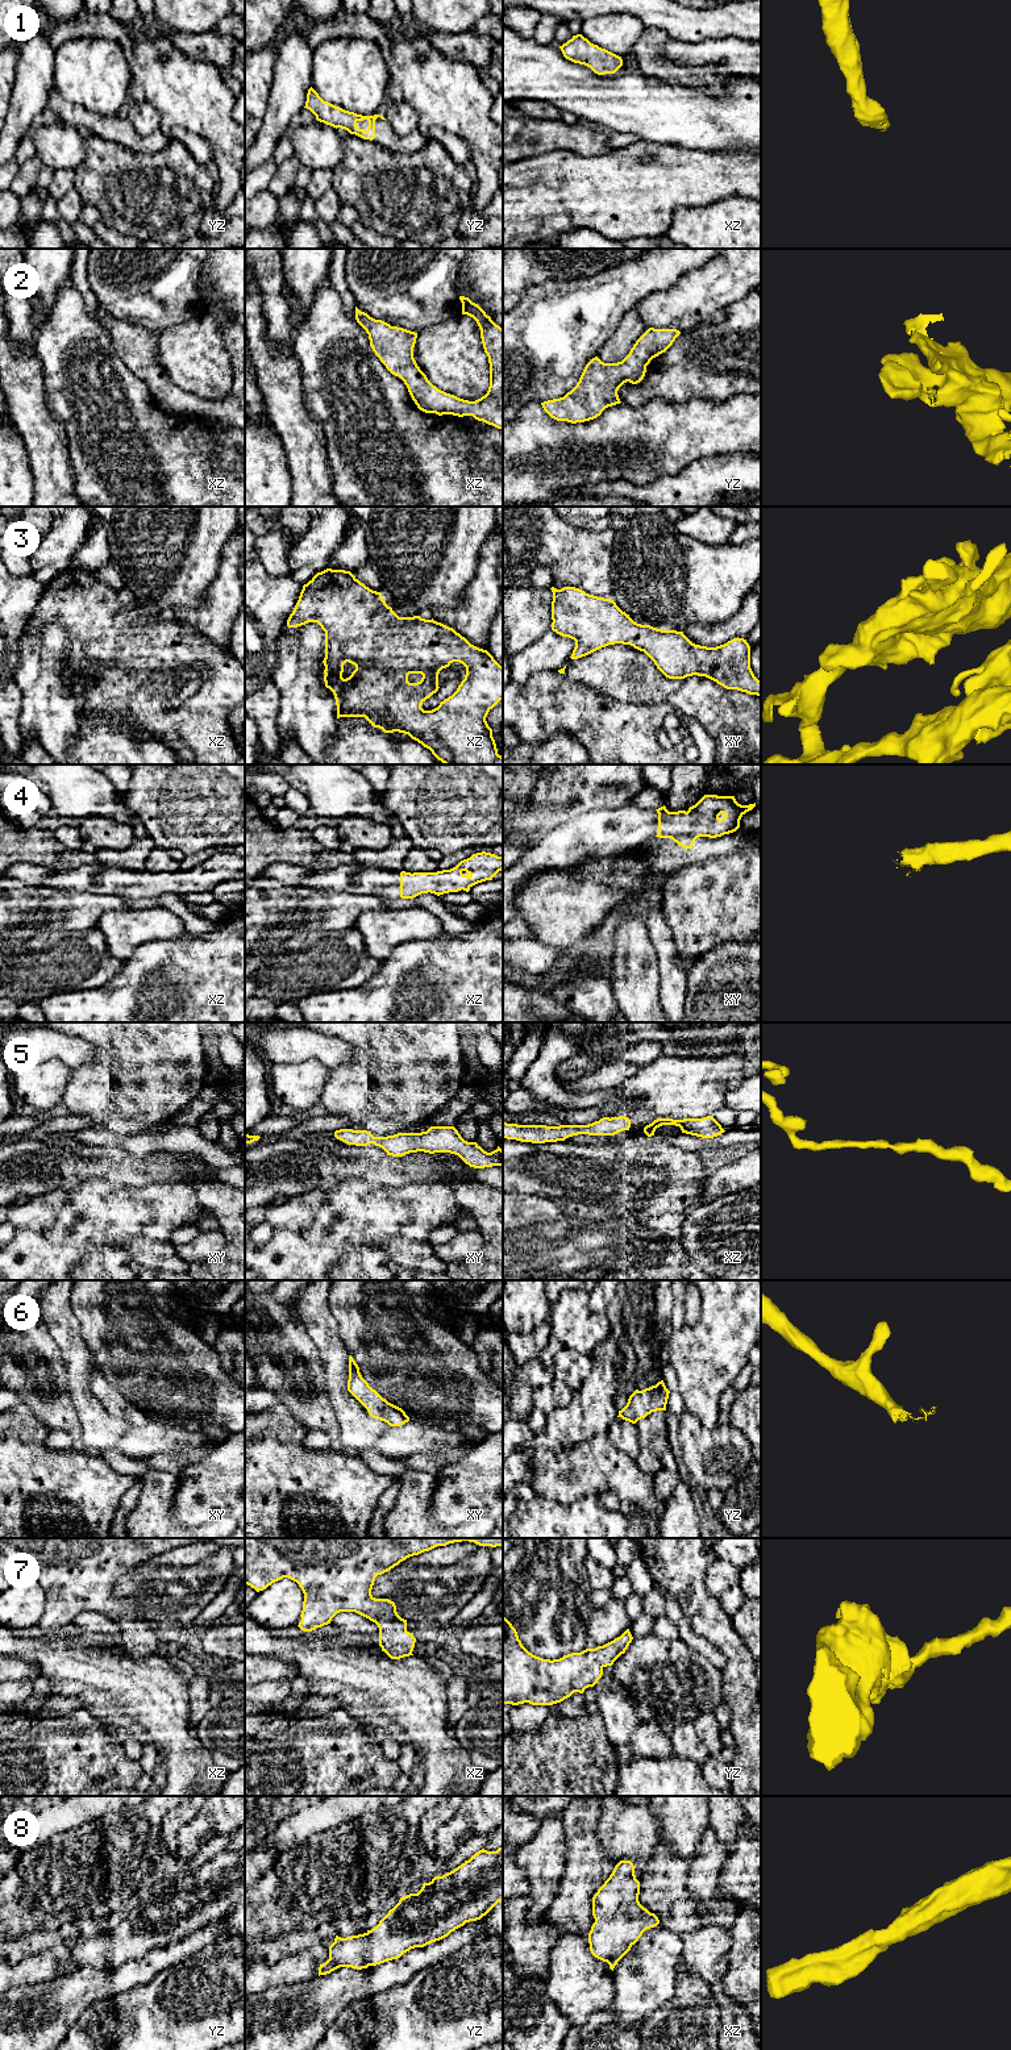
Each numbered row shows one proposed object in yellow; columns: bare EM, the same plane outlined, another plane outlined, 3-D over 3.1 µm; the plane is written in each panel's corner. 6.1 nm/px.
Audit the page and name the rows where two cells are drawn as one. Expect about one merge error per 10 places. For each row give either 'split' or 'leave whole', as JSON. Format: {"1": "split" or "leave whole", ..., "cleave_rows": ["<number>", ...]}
{"1": "leave whole", "2": "leave whole", "3": "leave whole", "4": "leave whole", "5": "leave whole", "6": "leave whole", "7": "leave whole", "8": "leave whole", "cleave_rows": []}

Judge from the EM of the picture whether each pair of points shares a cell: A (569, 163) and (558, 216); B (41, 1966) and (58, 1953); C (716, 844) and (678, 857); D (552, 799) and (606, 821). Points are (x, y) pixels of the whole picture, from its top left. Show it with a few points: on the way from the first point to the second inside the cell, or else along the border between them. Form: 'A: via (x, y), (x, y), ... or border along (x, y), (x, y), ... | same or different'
A: via (562, 176), (558, 203) | same
B: via (45, 1966), (54, 1957) | same
C: via (707, 848), (693, 857), (687, 857) | same
D: border along (616, 807), (589, 811), (557, 825) | different

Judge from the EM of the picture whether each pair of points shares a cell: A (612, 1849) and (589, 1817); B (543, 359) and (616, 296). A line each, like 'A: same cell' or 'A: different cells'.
A: different cells
B: same cell

